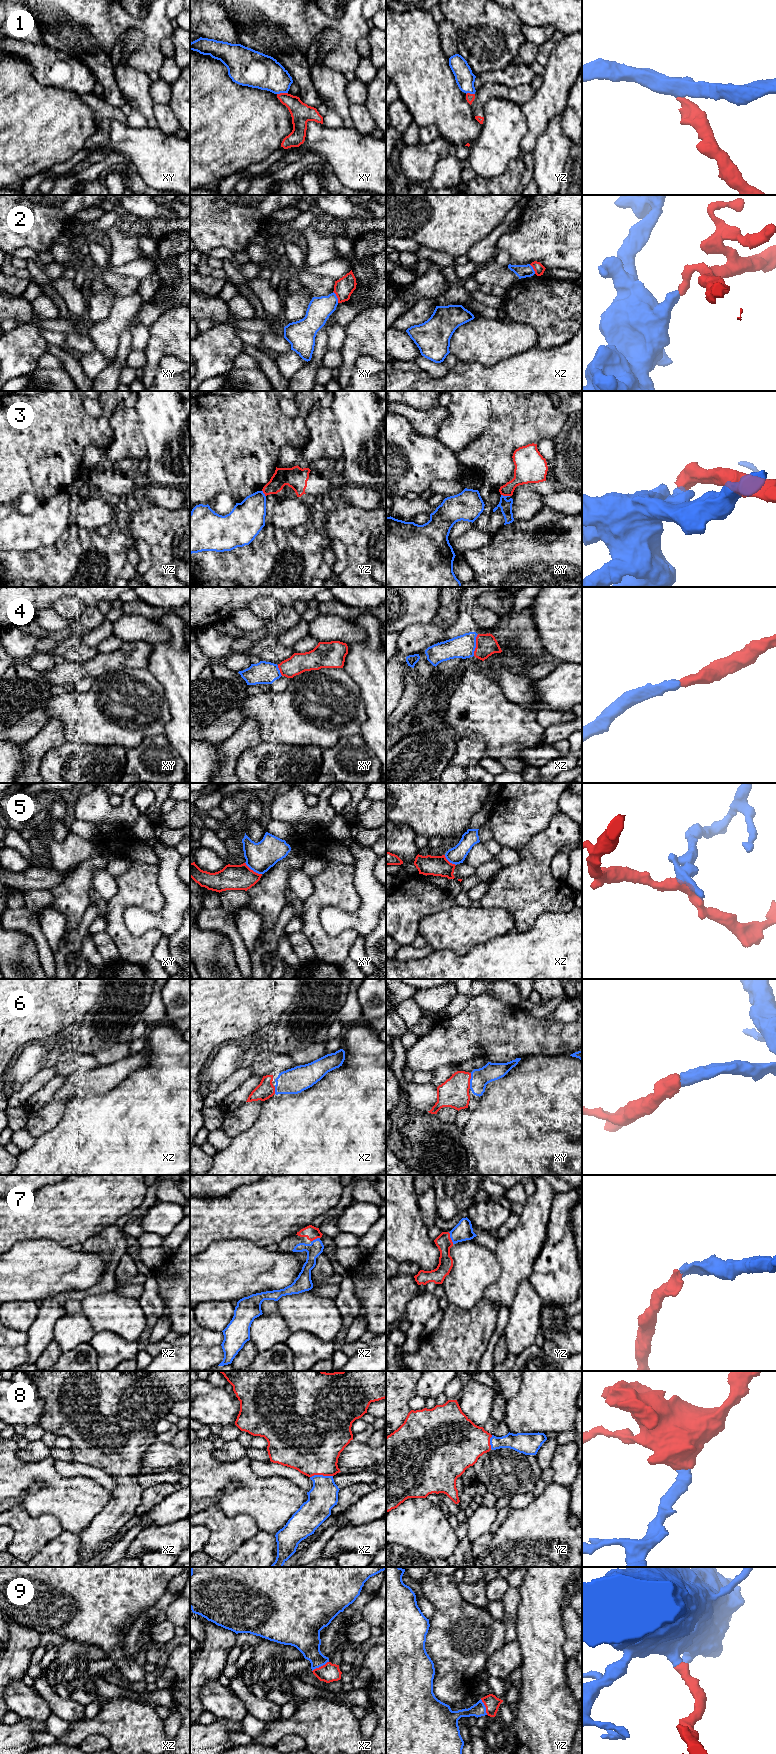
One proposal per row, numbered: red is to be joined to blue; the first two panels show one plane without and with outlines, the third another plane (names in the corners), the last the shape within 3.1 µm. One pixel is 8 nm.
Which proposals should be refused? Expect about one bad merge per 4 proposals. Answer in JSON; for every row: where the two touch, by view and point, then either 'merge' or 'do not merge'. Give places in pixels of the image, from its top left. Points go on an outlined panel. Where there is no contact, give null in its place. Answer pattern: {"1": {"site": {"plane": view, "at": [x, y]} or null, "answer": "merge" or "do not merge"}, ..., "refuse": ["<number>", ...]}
{"1": {"site": {"plane": "xy", "at": [282, 92]}, "answer": "do not merge"}, "2": {"site": {"plane": "xy", "at": [336, 297]}, "answer": "do not merge"}, "3": {"site": {"plane": "xy", "at": [505, 496]}, "answer": "do not merge"}, "4": {"site": {"plane": "xz", "at": [475, 645]}, "answer": "merge"}, "5": {"site": {"plane": "xy", "at": [253, 870]}, "answer": "do not merge"}, "6": {"site": {"plane": "xy", "at": [470, 1081]}, "answer": "merge"}, "7": {"site": {"plane": "yz", "at": [451, 1238]}, "answer": "merge"}, "8": {"site": {"plane": "xz", "at": [321, 1475]}, "answer": "merge"}, "9": {"site": {"plane": "xz", "at": [320, 1666]}, "answer": "merge"}, "refuse": ["1", "2", "3", "5"]}

